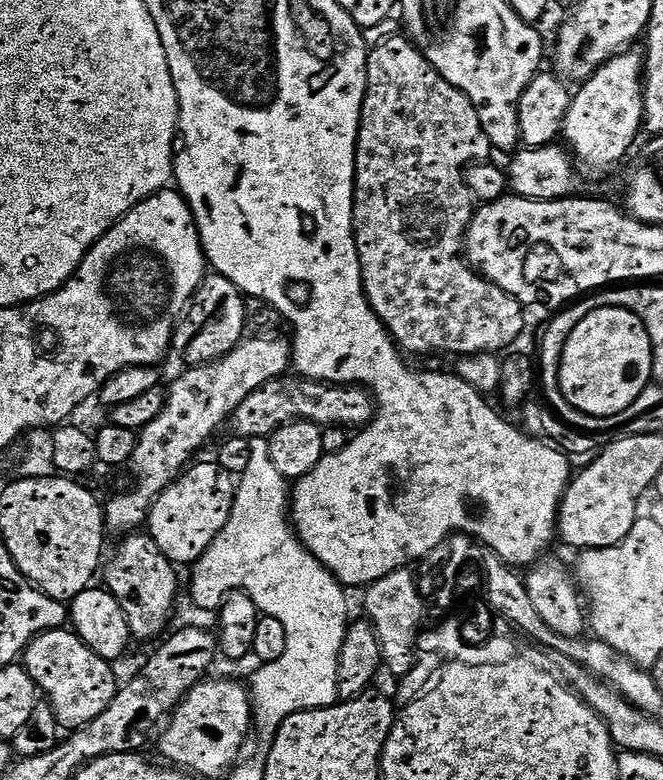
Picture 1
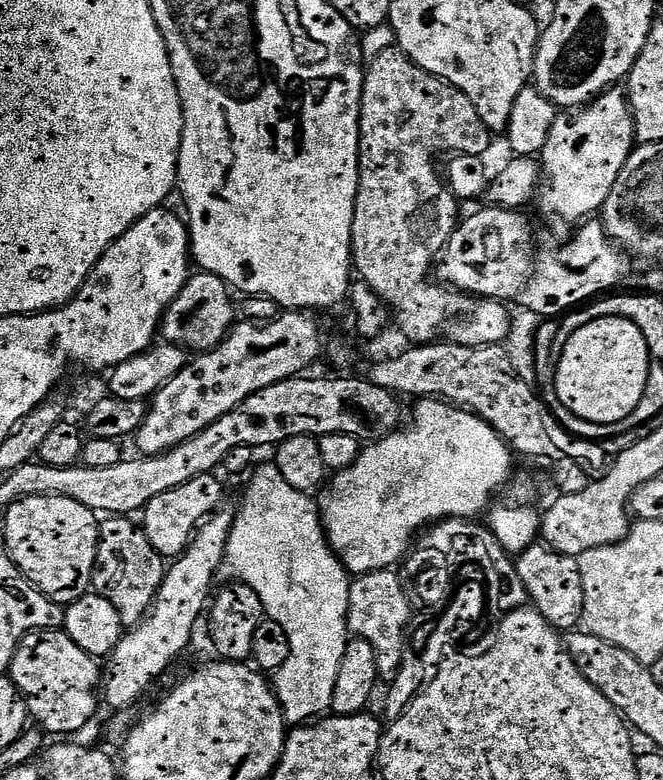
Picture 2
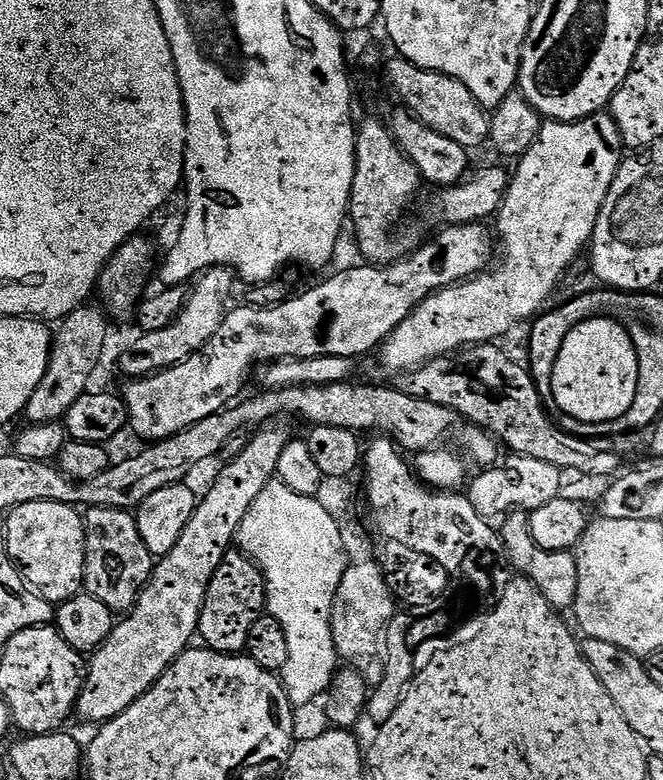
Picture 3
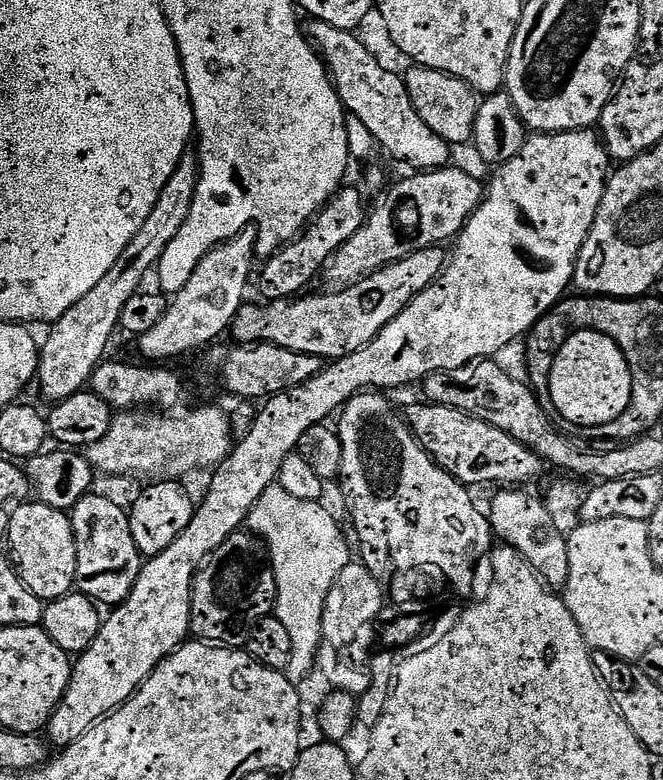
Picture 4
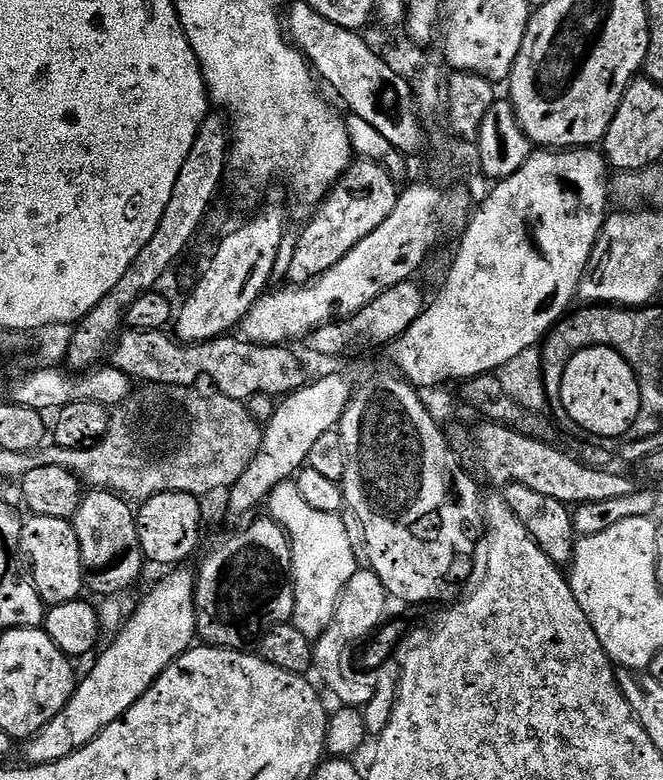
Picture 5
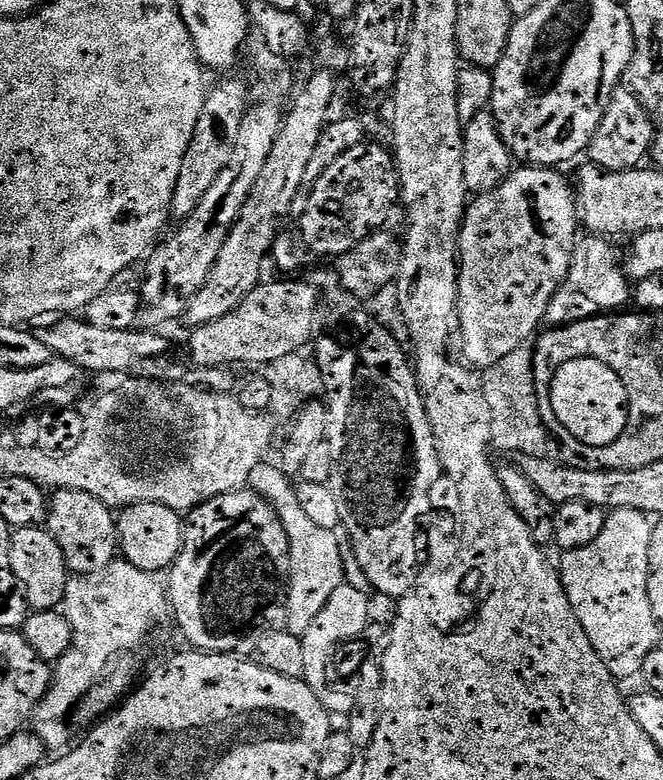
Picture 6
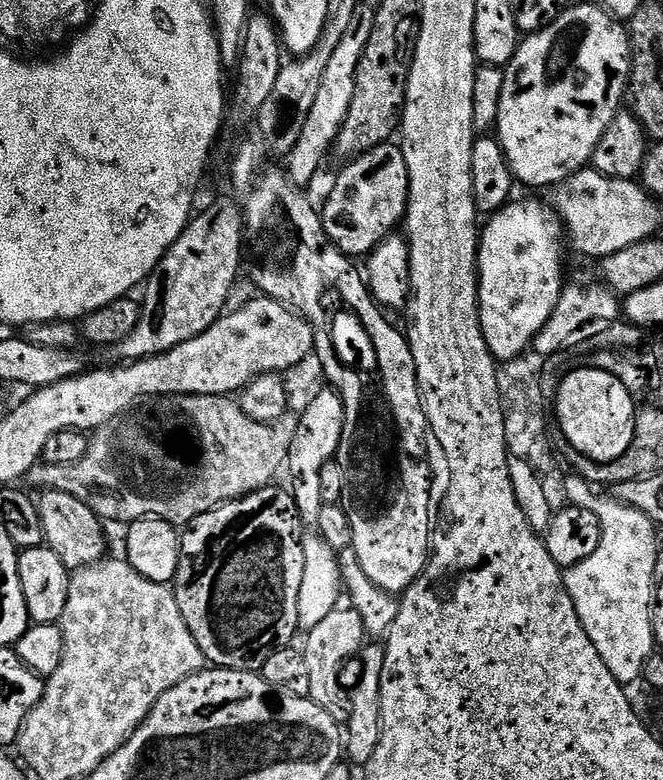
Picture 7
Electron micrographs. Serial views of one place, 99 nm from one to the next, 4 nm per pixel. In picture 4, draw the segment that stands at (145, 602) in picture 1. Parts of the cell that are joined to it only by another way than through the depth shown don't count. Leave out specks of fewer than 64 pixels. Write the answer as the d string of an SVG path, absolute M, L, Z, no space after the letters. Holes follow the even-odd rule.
M89 494L70 510L72 529L76 535L76 588L79 595L89 596L97 605L123 604L140 577L142 557L130 534L129 513L124 512L108 496Z

